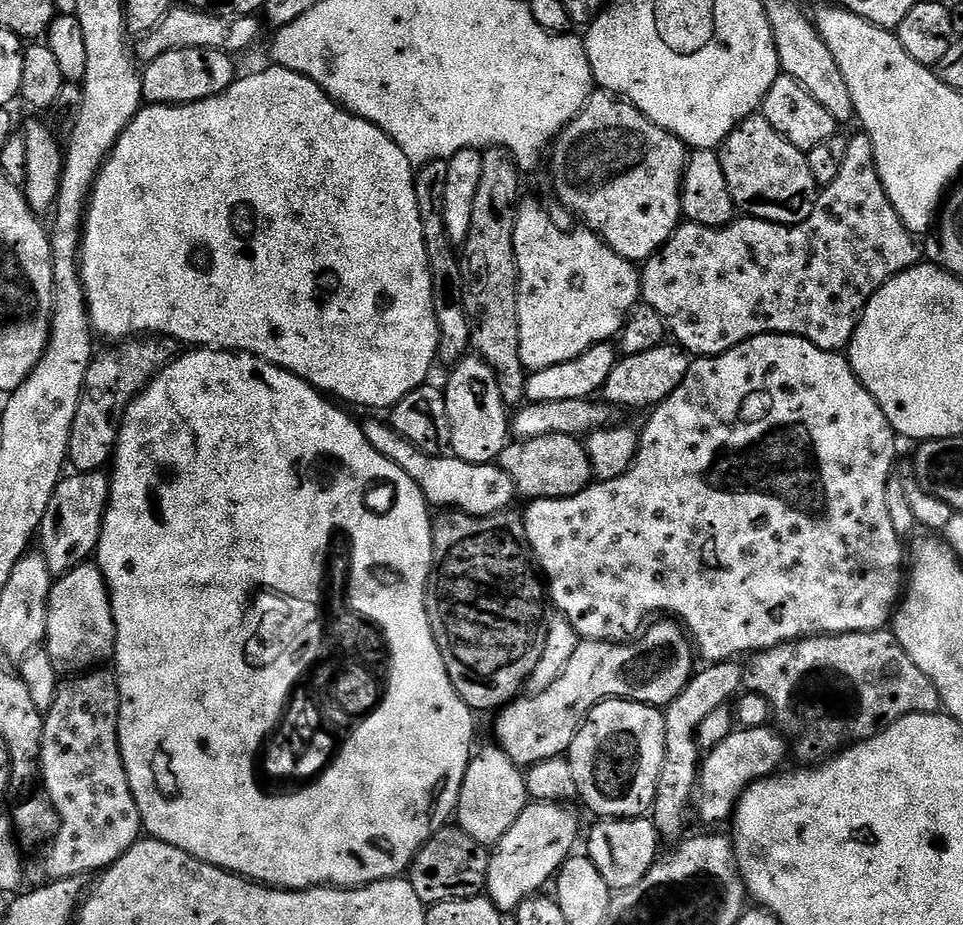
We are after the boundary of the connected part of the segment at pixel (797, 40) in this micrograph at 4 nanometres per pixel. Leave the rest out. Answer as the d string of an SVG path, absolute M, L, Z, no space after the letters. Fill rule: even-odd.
M769 3L767 9L781 73L798 81L808 91L810 98L816 99L829 112L830 118L834 118L837 125L853 123L856 115L854 98L850 98L846 78L842 78L842 70L838 70L838 62L834 62L834 54L830 54L809 13L807 16L796 4Z

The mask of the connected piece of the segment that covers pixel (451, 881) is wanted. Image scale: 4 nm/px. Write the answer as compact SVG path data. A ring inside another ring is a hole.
M440 826L433 831L432 837L424 843L422 850L418 850L411 868L406 873L406 879L414 886L414 894L418 894L418 898L425 906L447 900L474 898L488 887L489 855L489 849L485 845L474 842L474 838L470 838L470 834L466 834L459 826Z

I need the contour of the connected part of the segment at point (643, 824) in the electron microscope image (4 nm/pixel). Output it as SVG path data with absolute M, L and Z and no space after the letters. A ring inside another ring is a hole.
M607 818L596 822L592 829L587 829L588 848L586 854L598 866L598 874L606 878L606 886L616 892L625 892L628 888L638 886L642 878L656 865L658 853L661 851L662 837L656 831L651 819L610 820ZM657 851L657 852L656 852Z

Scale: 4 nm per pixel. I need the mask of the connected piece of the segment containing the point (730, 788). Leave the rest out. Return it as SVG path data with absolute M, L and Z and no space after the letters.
M772 726L740 728L732 732L726 742L718 742L718 746L710 749L700 766L698 799L694 804L695 811L700 811L706 823L720 824L723 820L725 823L735 812L736 804L748 785L773 775L779 769L776 767L790 756L789 741L787 744L783 739L787 740Z

